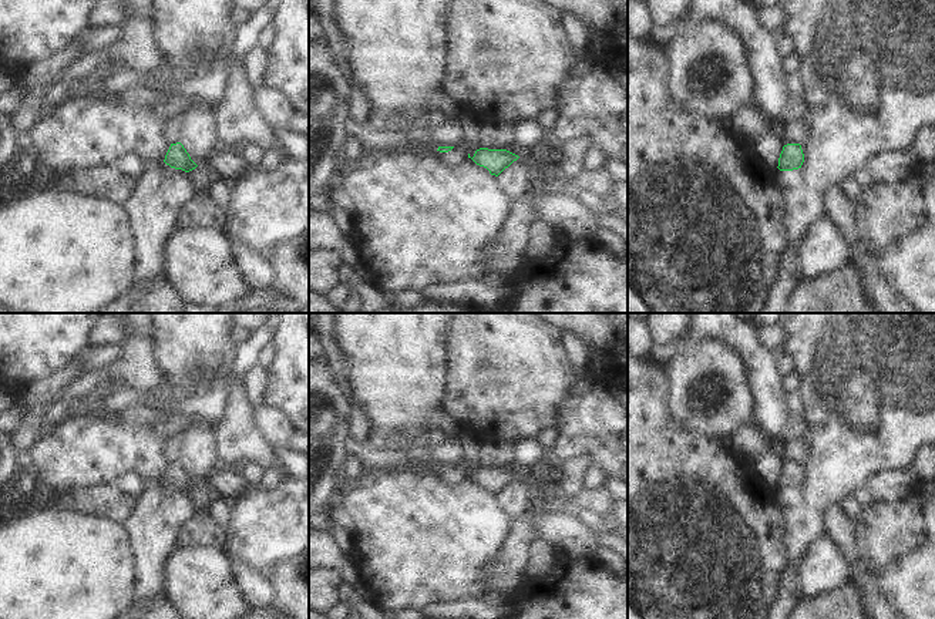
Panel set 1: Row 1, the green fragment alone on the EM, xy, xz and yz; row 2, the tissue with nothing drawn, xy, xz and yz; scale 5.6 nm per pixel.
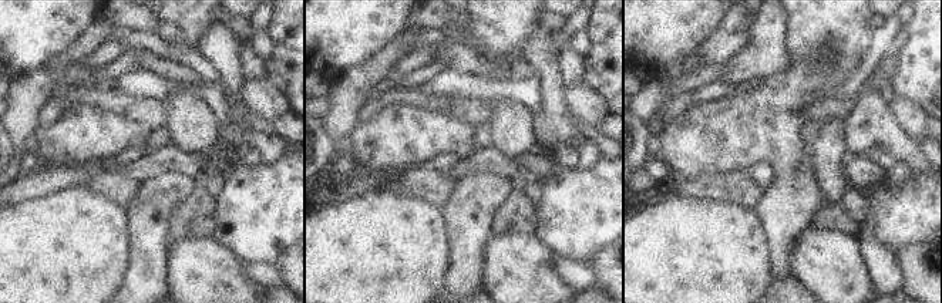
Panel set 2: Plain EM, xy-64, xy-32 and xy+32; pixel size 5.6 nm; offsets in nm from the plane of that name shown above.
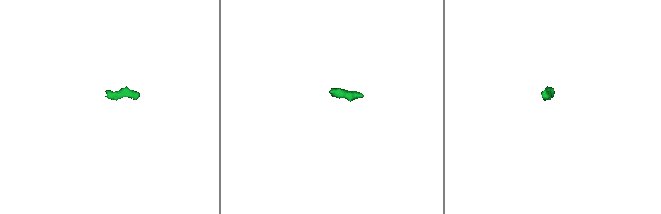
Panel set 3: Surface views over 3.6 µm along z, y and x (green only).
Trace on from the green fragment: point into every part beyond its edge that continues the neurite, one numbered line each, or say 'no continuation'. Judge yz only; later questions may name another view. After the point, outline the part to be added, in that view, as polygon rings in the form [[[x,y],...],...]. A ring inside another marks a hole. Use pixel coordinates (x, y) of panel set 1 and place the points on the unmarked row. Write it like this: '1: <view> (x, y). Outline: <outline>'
no continuation

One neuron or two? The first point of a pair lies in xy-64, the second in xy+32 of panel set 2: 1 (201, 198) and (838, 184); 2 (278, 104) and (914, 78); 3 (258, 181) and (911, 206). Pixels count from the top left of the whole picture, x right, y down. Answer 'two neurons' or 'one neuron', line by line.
1: two neurons
2: two neurons
3: one neuron

